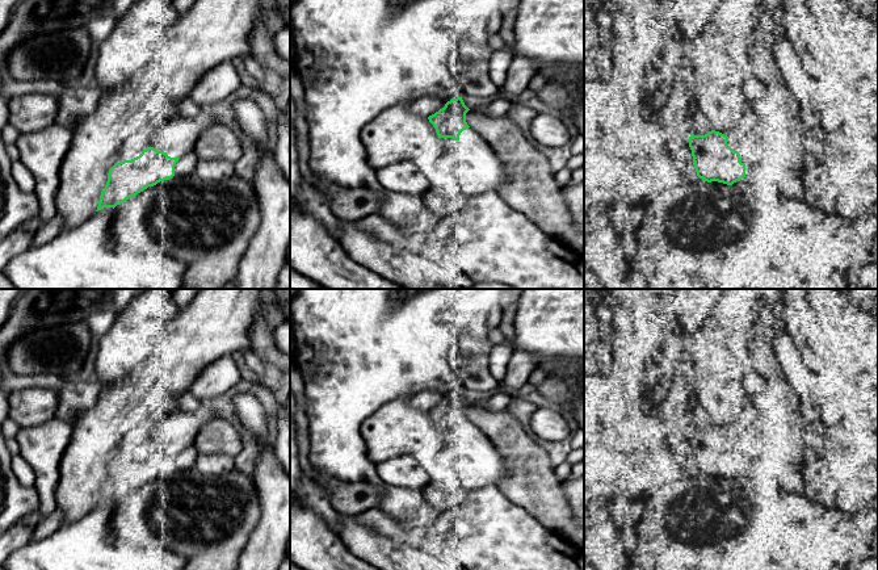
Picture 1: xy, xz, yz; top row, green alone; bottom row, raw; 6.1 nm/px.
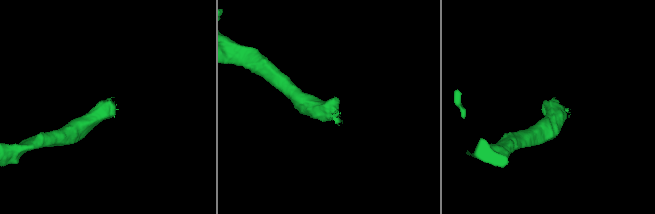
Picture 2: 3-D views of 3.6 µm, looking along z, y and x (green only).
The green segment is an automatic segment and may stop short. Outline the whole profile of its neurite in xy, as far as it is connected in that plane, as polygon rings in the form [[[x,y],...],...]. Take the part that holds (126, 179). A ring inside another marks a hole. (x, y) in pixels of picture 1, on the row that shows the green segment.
[[[202,109],[194,117],[177,116],[160,123],[155,142],[161,150],[147,147],[139,156],[115,163],[109,169],[96,211],[114,209],[148,186],[172,179],[178,159],[192,152],[199,135],[217,123],[210,109]]]

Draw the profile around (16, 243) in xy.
[[[13,232],[0,243],[0,272],[20,253],[31,248],[34,232]]]

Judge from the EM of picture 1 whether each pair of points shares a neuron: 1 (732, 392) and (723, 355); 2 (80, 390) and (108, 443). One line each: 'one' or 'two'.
1: one
2: two

